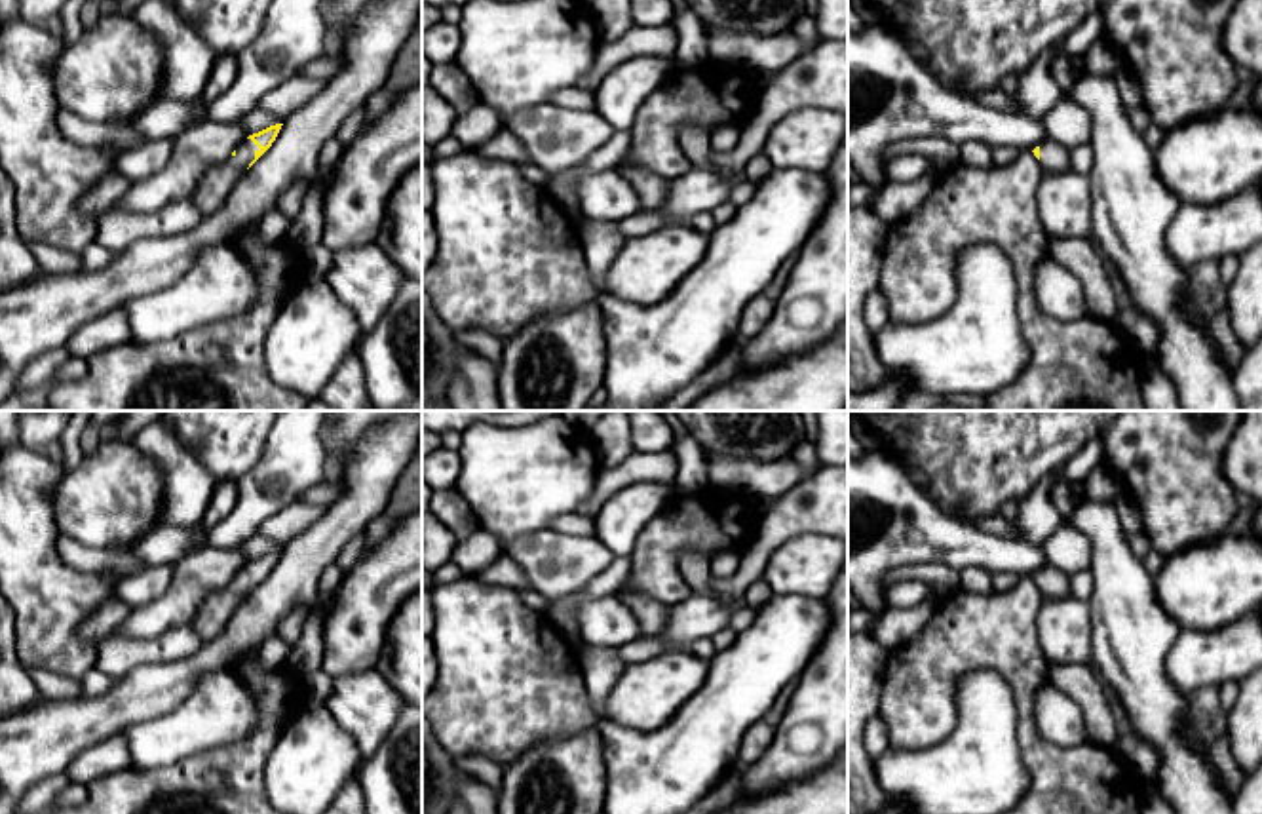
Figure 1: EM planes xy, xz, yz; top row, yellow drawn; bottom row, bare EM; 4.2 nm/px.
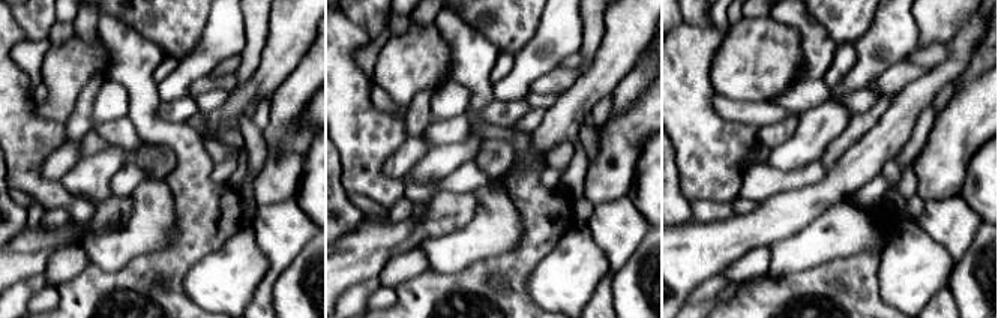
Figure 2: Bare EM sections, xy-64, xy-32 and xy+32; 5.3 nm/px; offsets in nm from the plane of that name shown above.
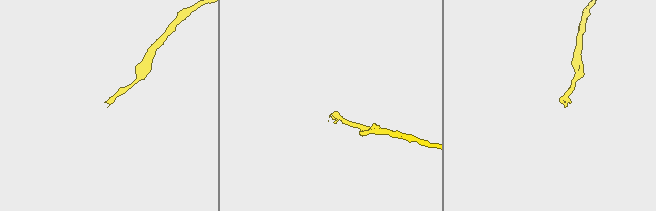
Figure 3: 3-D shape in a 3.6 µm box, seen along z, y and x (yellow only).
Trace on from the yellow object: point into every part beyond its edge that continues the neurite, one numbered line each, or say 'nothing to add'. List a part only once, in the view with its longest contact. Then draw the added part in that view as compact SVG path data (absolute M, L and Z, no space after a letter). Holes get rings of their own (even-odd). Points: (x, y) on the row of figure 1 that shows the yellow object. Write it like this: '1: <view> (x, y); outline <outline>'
1: xy (215, 185); outline M243 139L234 156L201 175L196 190L190 196L192 204L201 211L201 215L211 215L222 207L234 184L255 160L257 150L260 148L251 139Z

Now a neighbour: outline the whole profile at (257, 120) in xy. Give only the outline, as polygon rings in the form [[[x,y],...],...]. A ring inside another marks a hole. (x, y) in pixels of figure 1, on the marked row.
[[[257,107],[247,116],[243,116],[239,124],[247,129],[249,135],[253,135],[270,126],[283,124],[283,118],[277,118],[266,112],[264,108]]]

